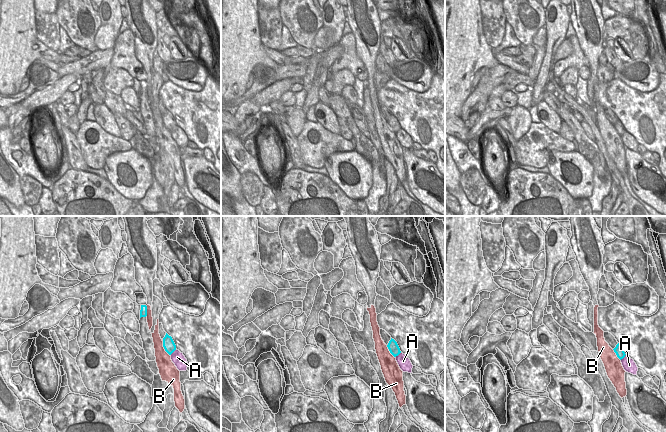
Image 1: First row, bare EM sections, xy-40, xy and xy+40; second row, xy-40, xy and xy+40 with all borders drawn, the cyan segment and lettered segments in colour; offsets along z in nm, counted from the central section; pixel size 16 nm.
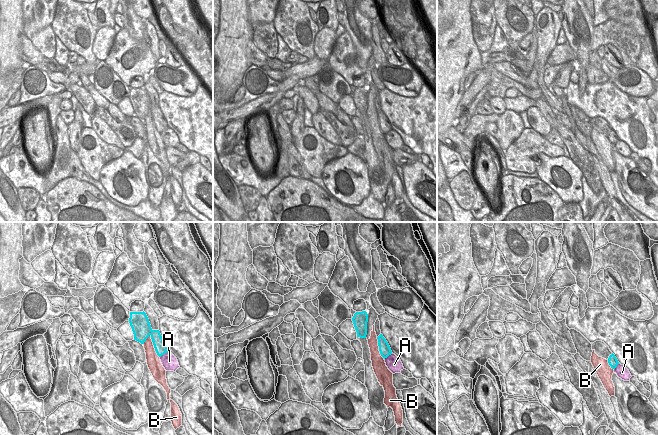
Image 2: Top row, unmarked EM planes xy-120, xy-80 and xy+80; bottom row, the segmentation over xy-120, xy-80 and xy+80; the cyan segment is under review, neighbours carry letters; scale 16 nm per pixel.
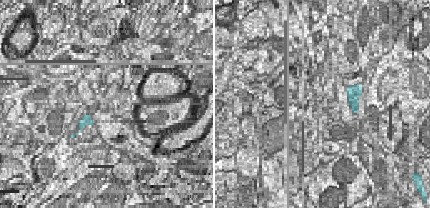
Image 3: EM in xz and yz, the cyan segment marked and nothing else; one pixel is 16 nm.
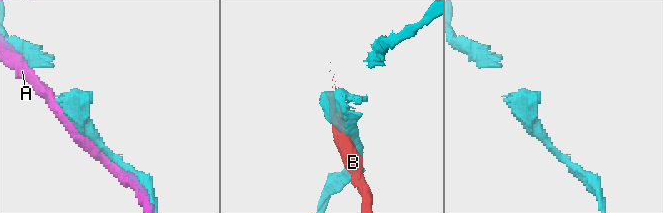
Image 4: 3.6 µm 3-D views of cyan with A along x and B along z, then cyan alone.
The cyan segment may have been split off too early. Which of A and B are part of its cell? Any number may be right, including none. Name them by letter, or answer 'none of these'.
none of these.

